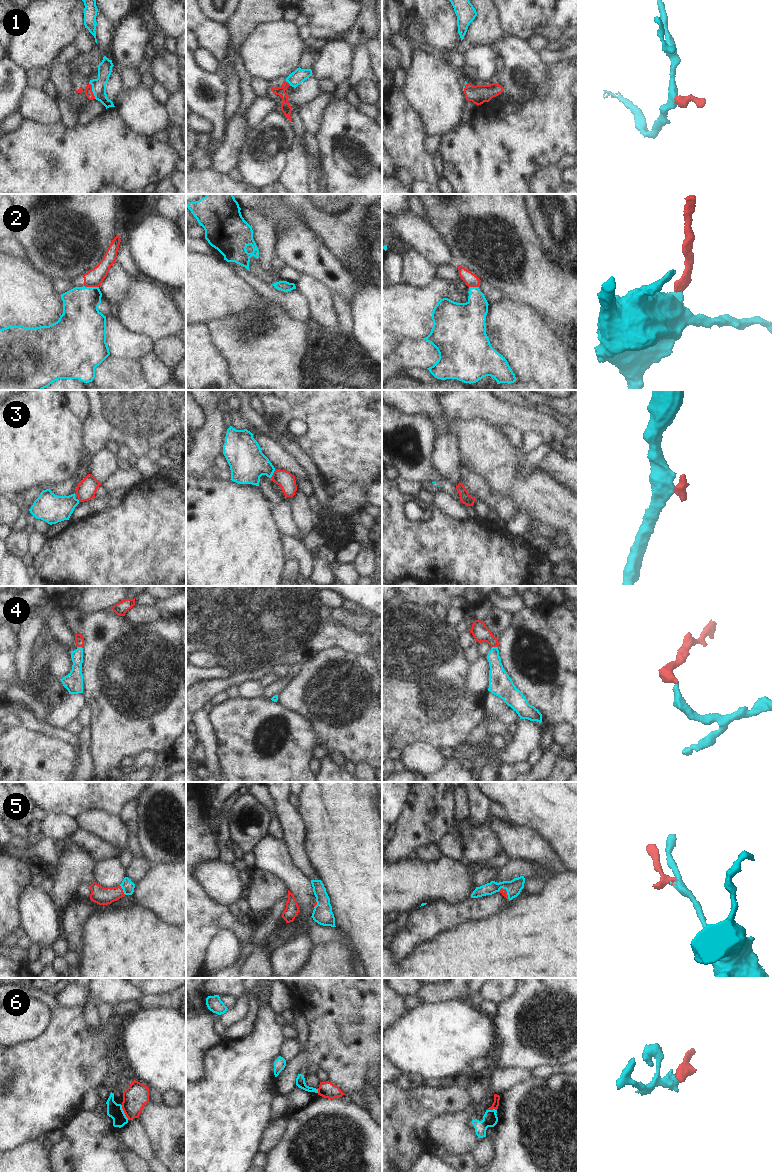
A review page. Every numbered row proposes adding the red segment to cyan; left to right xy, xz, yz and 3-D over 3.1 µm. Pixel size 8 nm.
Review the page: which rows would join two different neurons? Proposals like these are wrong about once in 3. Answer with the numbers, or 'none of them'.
2, 3, 6

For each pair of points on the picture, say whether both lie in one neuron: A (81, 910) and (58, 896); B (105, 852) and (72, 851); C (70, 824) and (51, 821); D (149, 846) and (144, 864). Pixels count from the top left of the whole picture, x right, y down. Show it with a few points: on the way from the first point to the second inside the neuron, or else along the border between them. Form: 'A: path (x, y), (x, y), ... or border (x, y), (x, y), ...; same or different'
A: border (72, 899), (61, 910); different
B: border (66, 841), (82, 847), (96, 862); different
C: path (65, 824), (56, 824); same
D: border (146, 858), (154, 864); different

